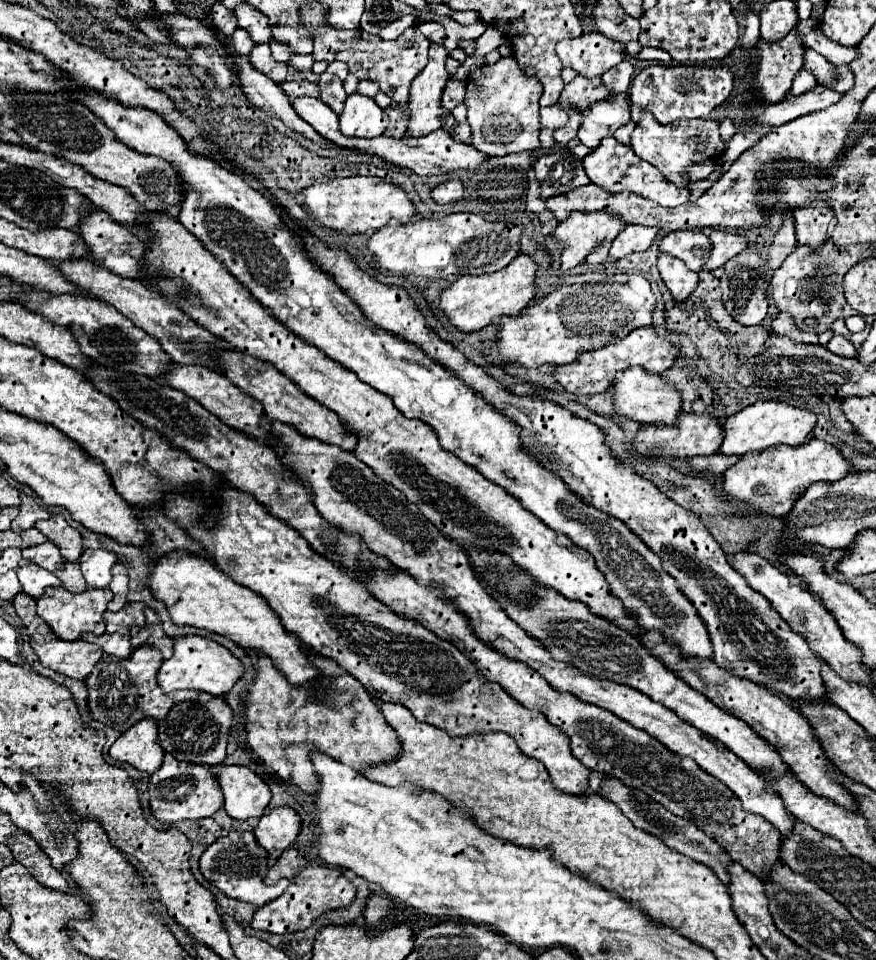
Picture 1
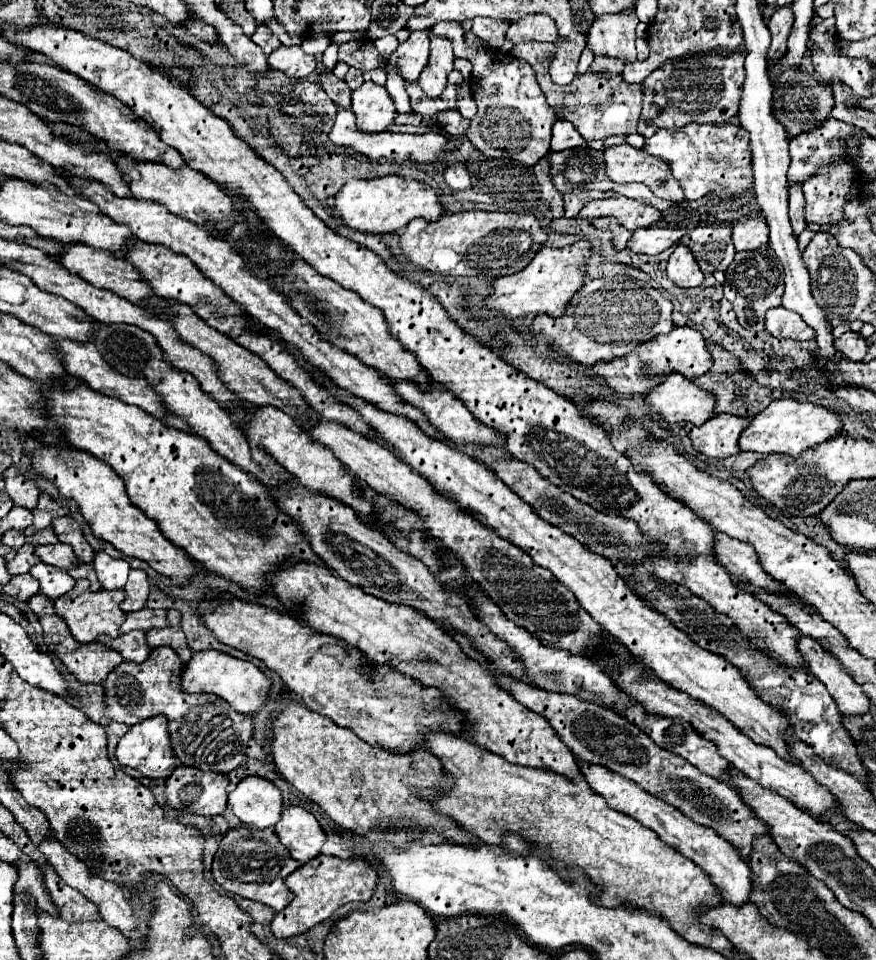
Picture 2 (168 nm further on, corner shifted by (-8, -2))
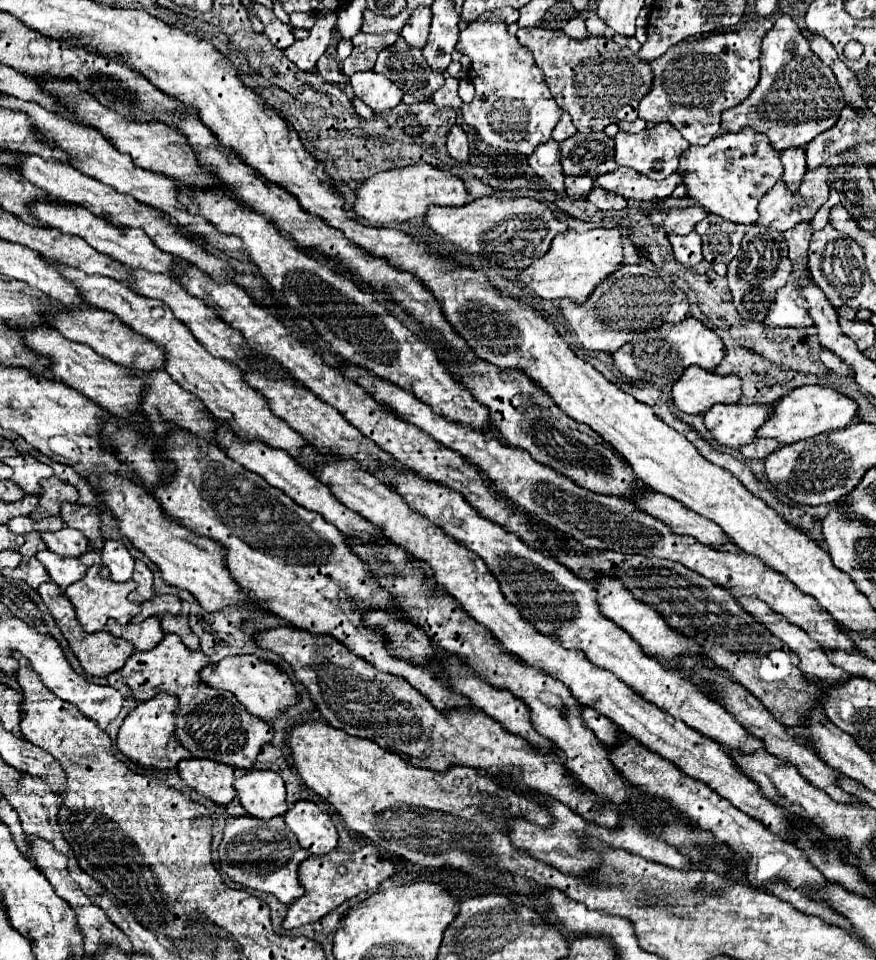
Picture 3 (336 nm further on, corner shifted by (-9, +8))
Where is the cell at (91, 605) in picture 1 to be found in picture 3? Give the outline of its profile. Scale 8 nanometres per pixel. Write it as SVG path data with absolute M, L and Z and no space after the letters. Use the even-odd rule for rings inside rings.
M99 565L89 567L85 579L81 579L81 581L77 581L77 583L73 583L73 585L69 585L69 587L65 589L65 595L67 595L69 601L73 603L73 607L75 607L75 611L77 611L77 619L79 619L79 623L83 625L83 629L85 629L87 633L97 633L97 631L101 631L109 619L115 619L115 621L119 621L119 623L129 623L129 621L131 621L135 615L139 615L139 611L141 611L139 605L135 605L135 603L131 603L131 601L127 599L127 595L135 589L135 581L115 583L115 581L111 581L111 579L103 579L103 577L99 575L99 571L101 571Z

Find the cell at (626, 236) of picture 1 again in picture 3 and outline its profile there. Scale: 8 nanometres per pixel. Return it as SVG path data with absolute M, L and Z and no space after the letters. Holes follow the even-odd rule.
M693 205L685 209L667 209L667 211L653 211L651 221L655 227L665 229L667 233L677 233L677 235L687 235L693 231L693 227L707 217L707 209Z

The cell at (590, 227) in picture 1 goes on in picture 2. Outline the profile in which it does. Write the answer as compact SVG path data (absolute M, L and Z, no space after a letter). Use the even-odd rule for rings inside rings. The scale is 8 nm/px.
M616 195L610 199L588 201L578 213L578 219L588 223L592 223L598 217L616 217L618 223L624 225L628 231L636 231L638 227L654 225L660 217L660 211L650 207L646 201Z

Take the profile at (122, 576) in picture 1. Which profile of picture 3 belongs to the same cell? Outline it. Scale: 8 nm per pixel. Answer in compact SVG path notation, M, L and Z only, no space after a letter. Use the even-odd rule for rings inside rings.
M135 561L133 579L137 581L137 589L129 595L129 601L143 603L143 601L155 597L155 591L153 591L153 573L147 569L147 565L143 561Z

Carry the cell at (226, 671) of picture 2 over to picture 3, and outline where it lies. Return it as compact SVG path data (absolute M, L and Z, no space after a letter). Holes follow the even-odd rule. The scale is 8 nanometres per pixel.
M235 655L227 657L215 665L209 665L201 671L201 679L215 687L215 689L227 689L231 691L237 701L255 717L271 723L277 719L281 713L285 713L291 705L299 703L299 695L289 679L289 675L281 669L277 669L273 663L263 661L255 655Z

